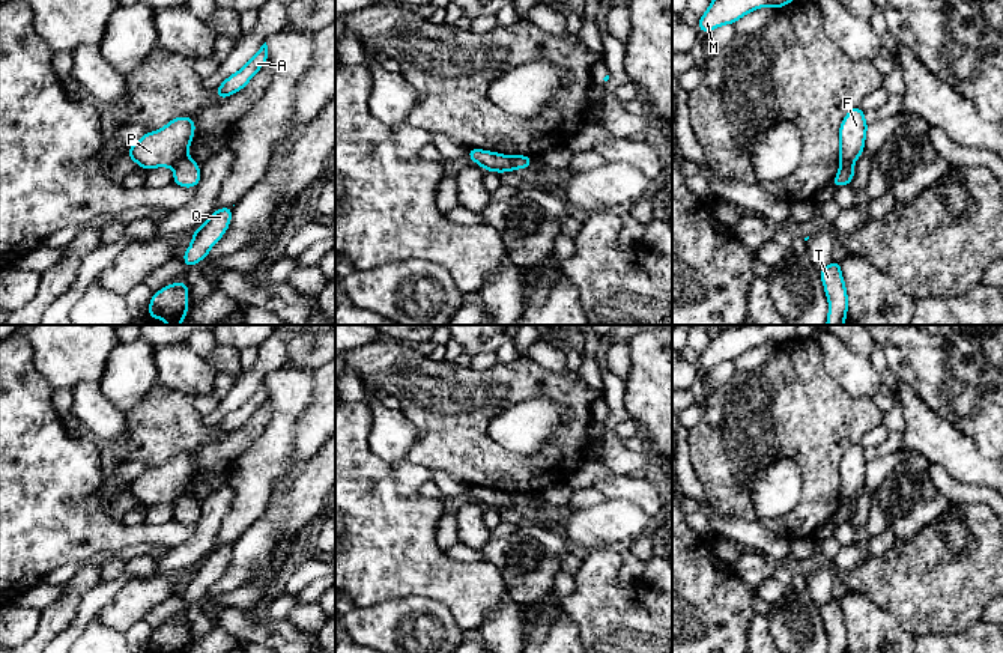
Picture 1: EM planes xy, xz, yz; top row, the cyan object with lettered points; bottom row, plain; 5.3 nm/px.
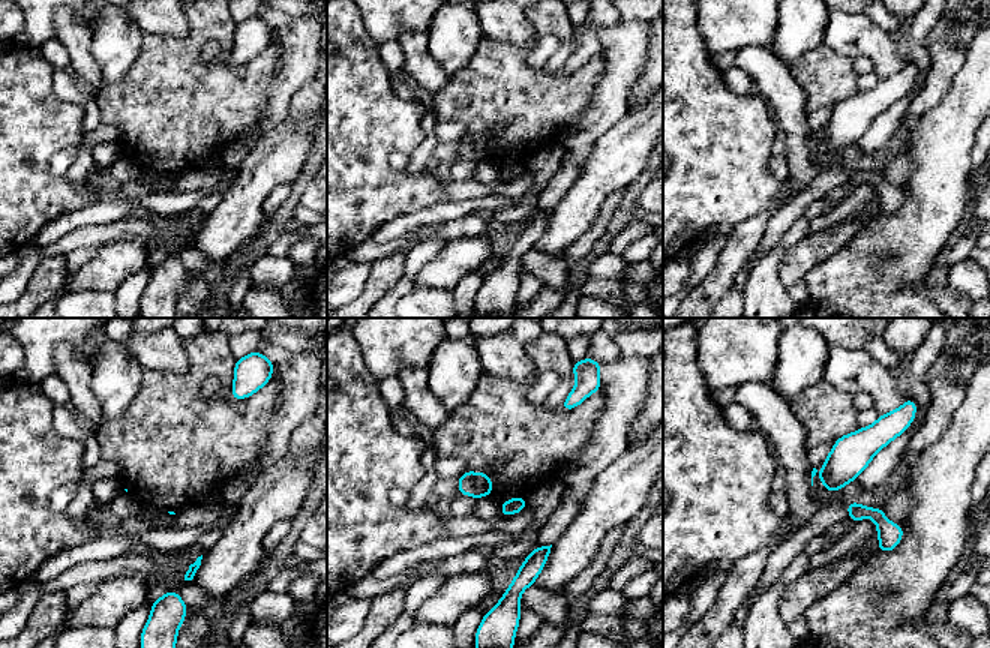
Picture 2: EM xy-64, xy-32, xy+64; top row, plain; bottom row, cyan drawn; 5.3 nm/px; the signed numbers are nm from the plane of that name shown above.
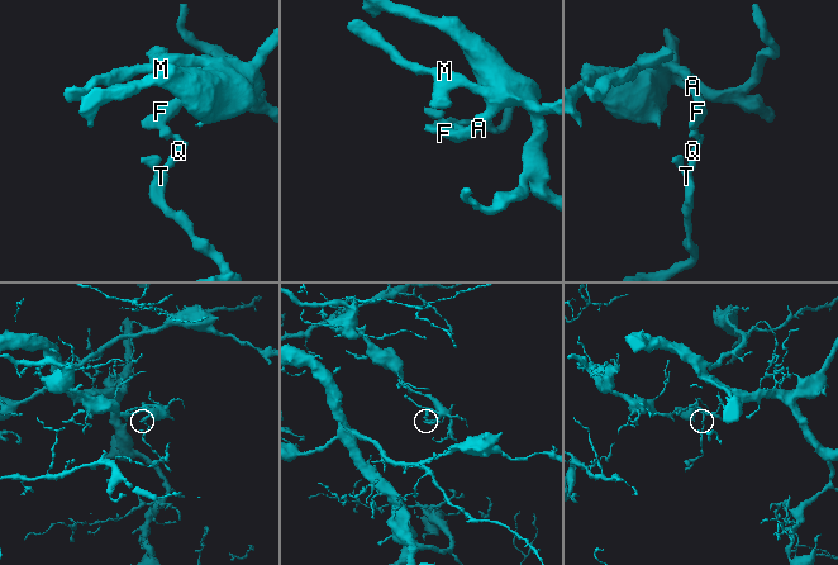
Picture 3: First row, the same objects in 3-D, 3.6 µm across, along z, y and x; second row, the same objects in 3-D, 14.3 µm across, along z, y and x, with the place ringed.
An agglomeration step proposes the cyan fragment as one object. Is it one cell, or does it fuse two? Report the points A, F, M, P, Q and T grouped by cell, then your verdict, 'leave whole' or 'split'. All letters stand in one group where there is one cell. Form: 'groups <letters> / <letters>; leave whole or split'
groups A F M P / Q T; split

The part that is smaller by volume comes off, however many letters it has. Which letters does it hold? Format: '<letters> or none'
Q, T

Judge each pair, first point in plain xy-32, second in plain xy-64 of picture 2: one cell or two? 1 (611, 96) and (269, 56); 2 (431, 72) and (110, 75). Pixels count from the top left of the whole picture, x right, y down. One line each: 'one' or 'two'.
1: two
2: two

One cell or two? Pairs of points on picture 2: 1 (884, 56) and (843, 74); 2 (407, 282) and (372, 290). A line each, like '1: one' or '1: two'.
1: two
2: two

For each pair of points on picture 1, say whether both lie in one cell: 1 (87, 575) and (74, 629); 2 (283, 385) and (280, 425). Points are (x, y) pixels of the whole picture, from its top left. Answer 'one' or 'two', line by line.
1: two
2: one

